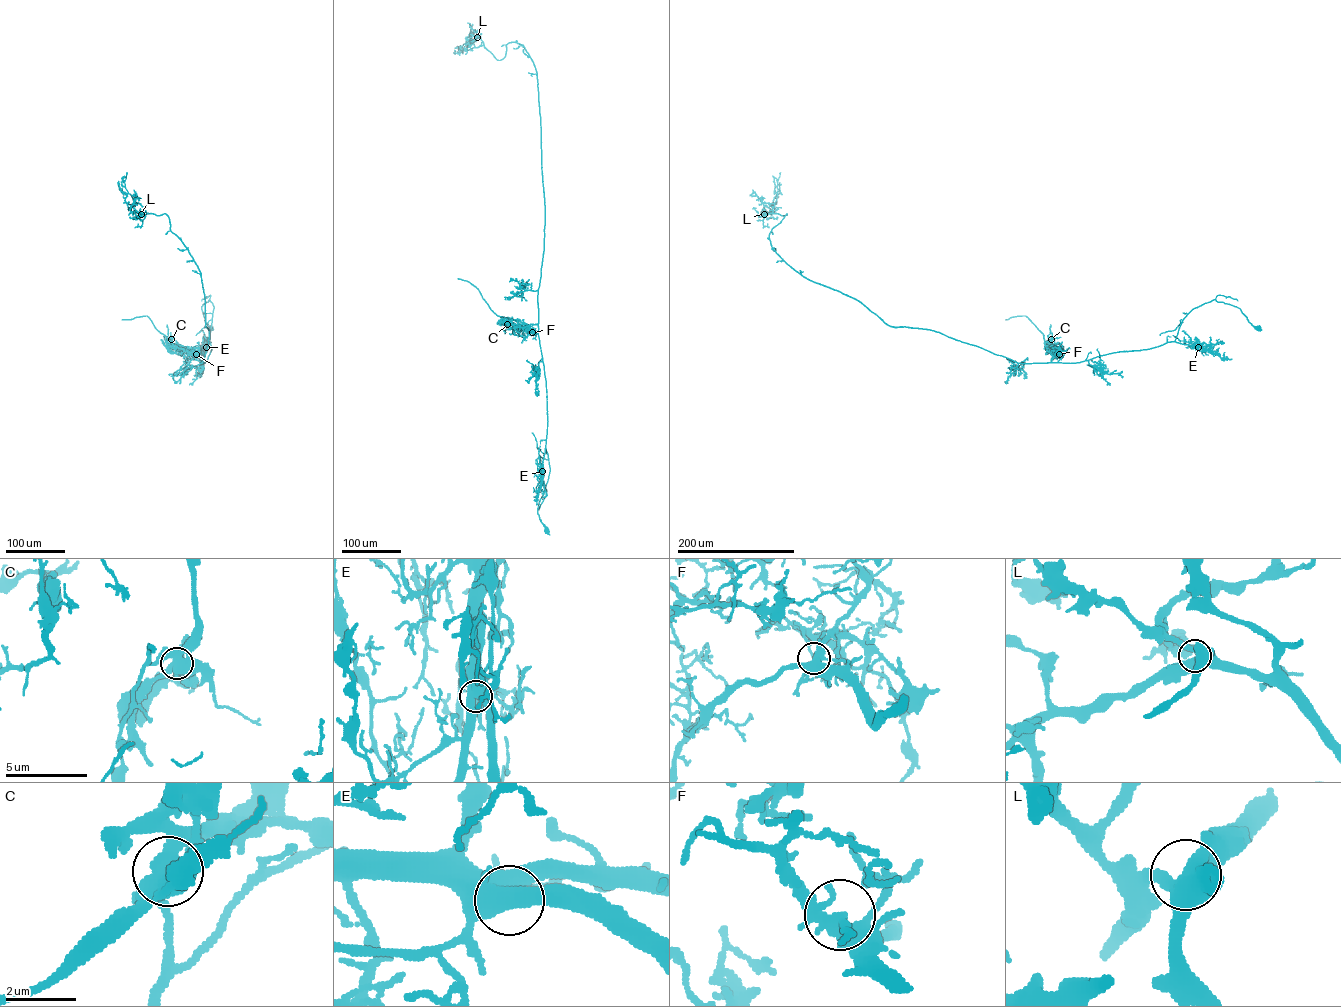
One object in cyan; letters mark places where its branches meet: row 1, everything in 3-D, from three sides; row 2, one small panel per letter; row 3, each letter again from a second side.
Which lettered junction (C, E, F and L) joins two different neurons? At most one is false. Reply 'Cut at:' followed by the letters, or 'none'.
Cut at: C

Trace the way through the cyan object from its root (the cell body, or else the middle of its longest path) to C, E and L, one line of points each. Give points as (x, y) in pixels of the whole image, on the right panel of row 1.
C: (1258, 327), (1239, 308), (1214, 299), (1187, 315), (1174, 341), (1149, 348), (1052, 362), (1046, 347), (1051, 339)
E: (1258, 327), (1249, 321), (1239, 308), (1213, 300), (1193, 308), (1187, 315), (1175, 341), (1198, 347)
L: (1258, 327), (1214, 299), (1158, 346), (1017, 363), (890, 326), (806, 279), (771, 245), (787, 214), (764, 214)

